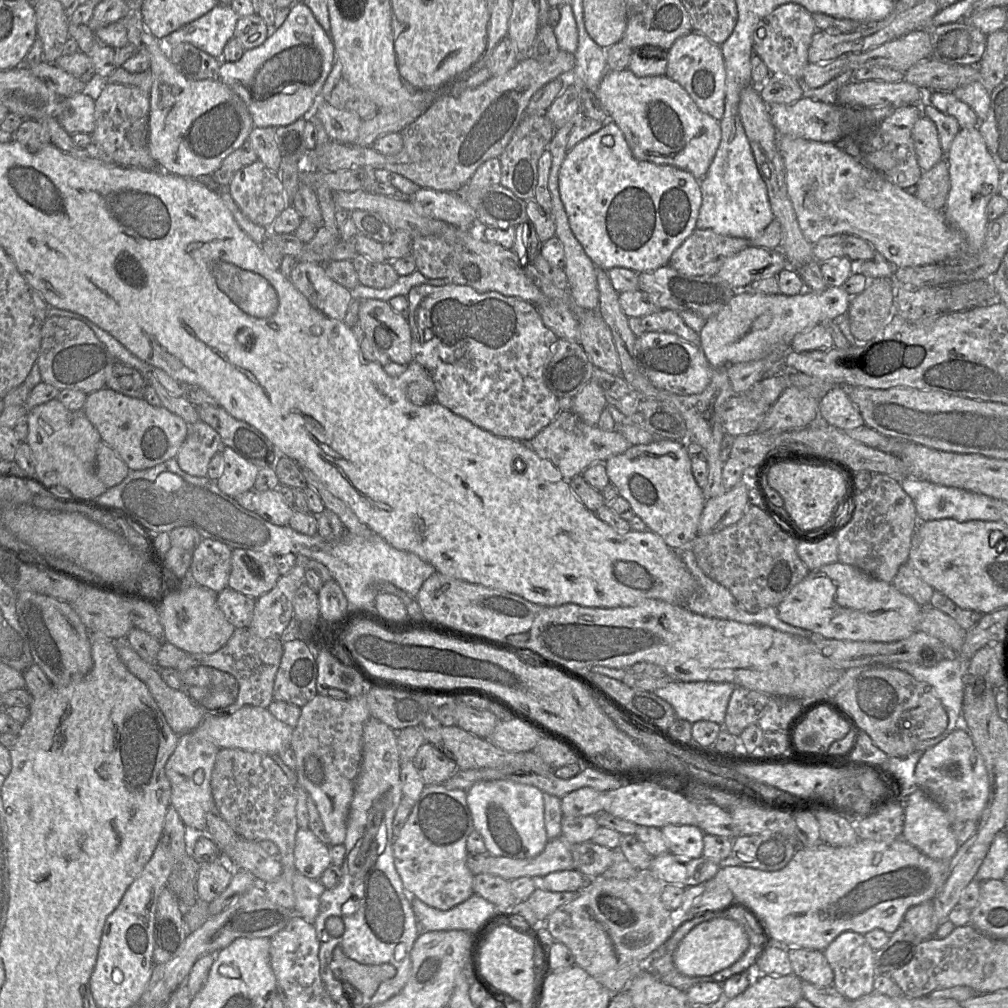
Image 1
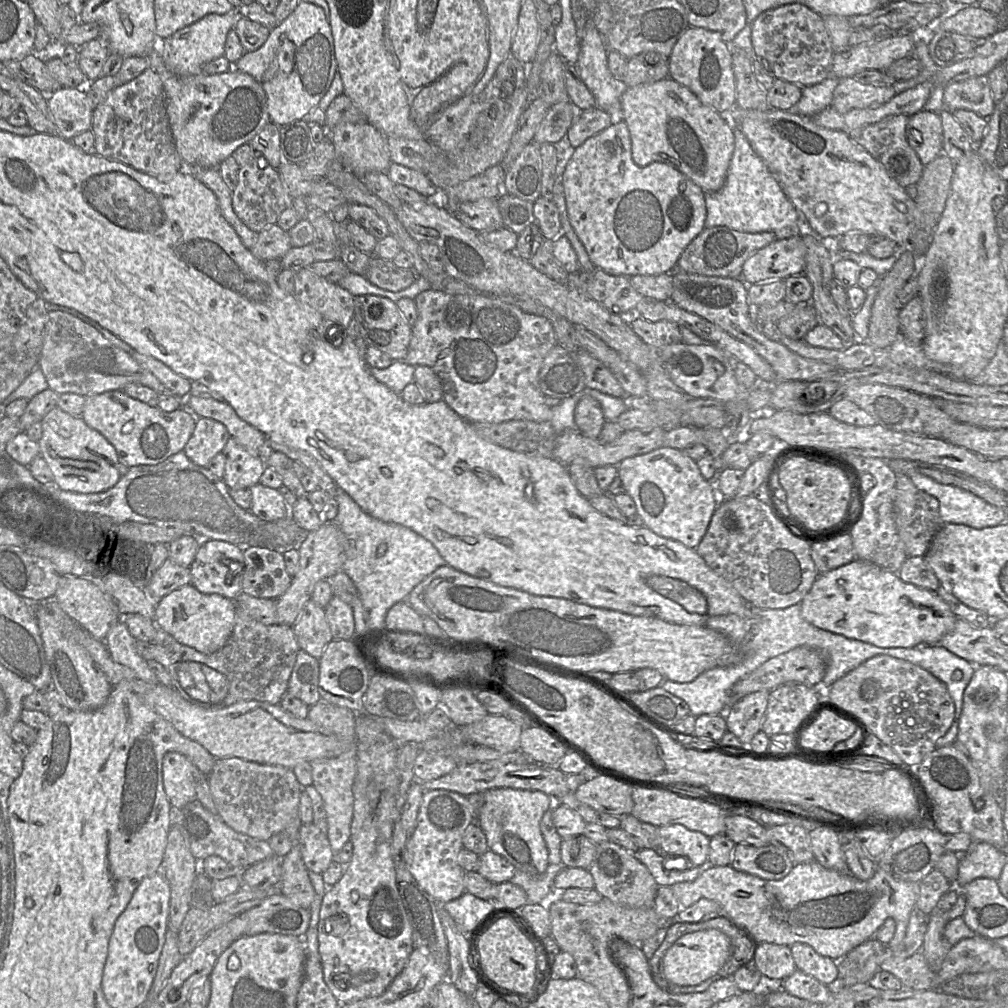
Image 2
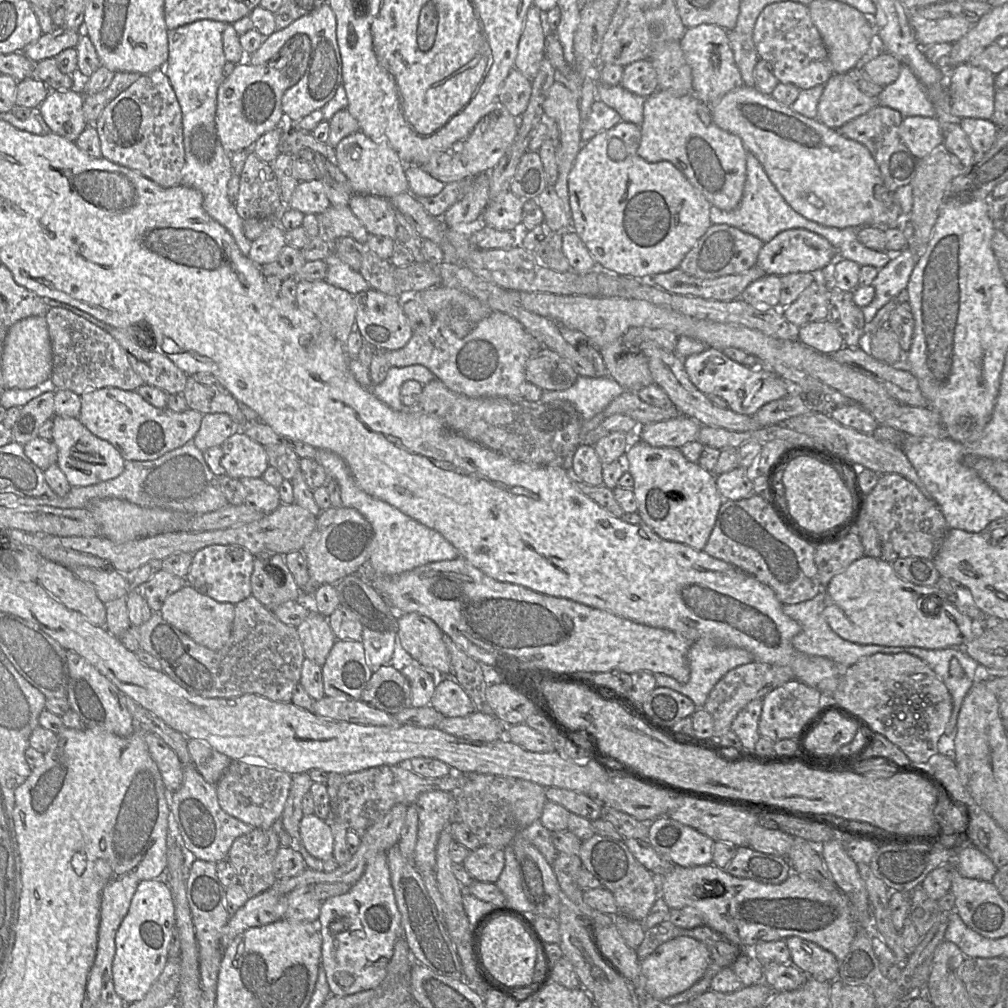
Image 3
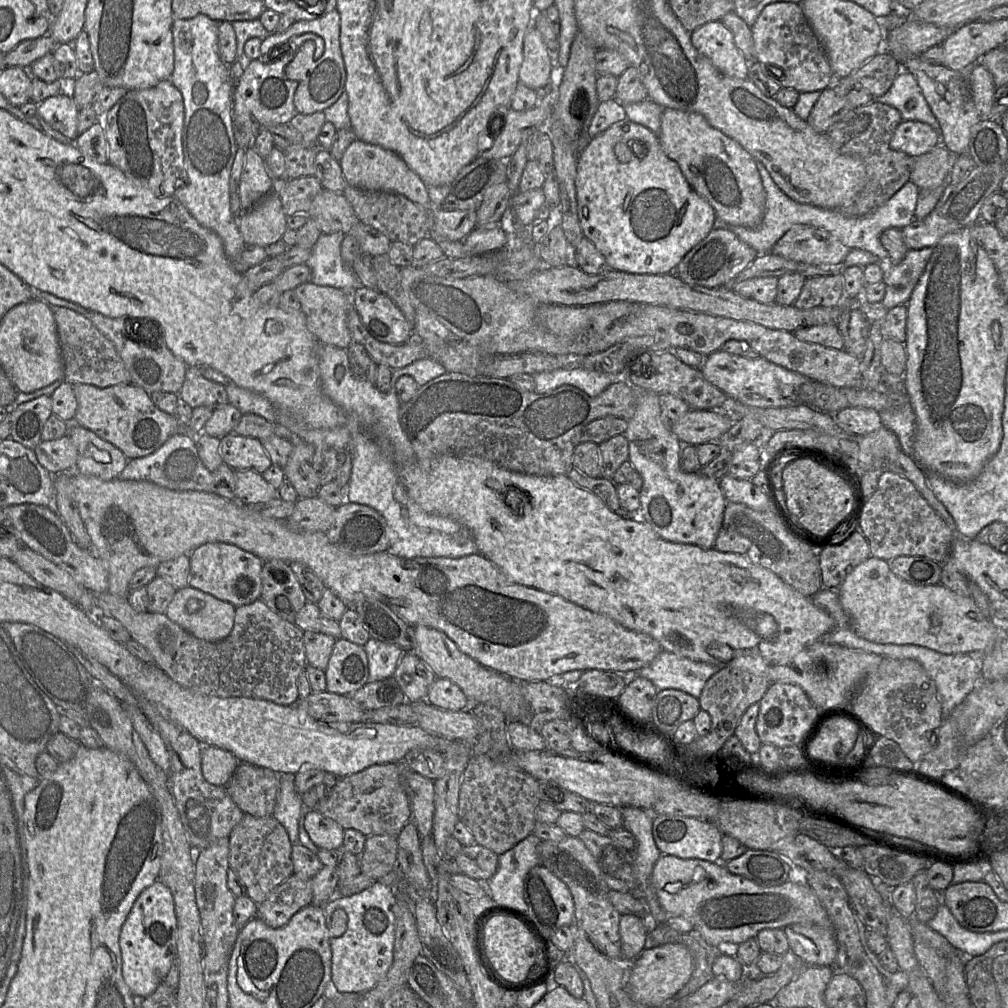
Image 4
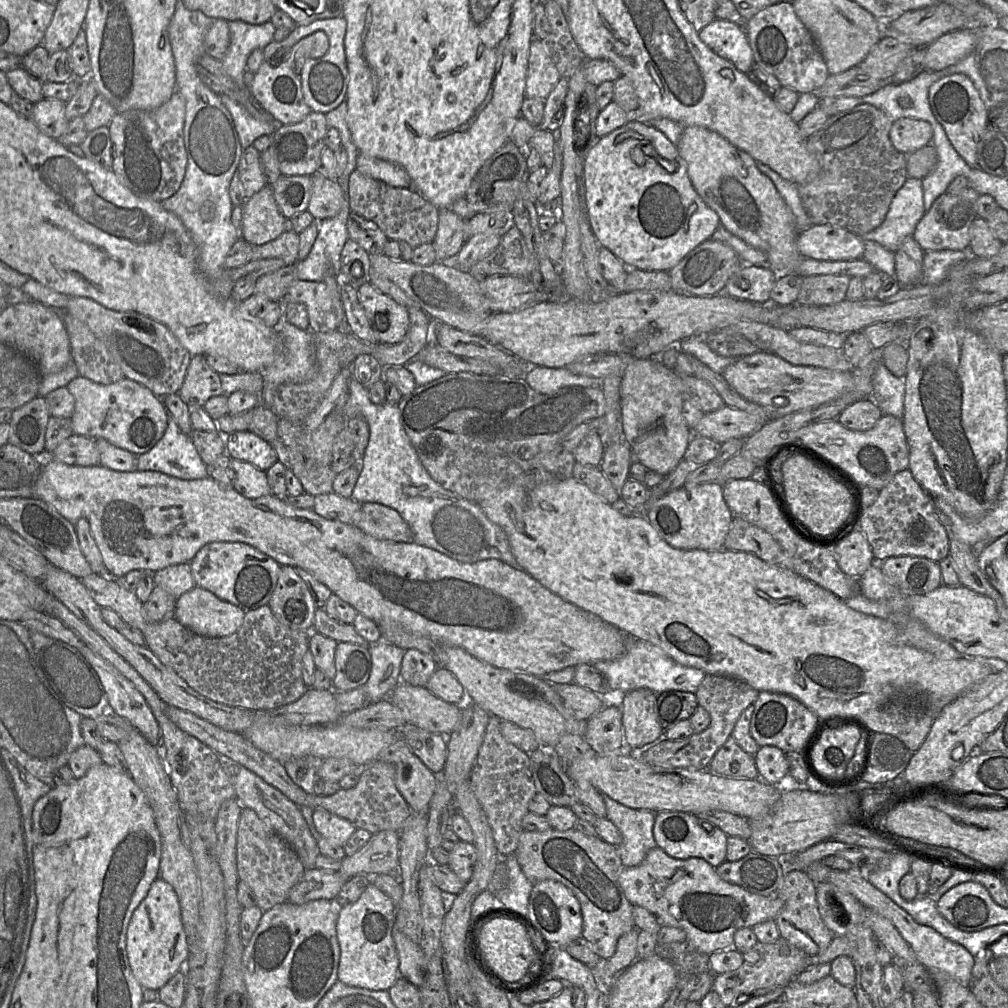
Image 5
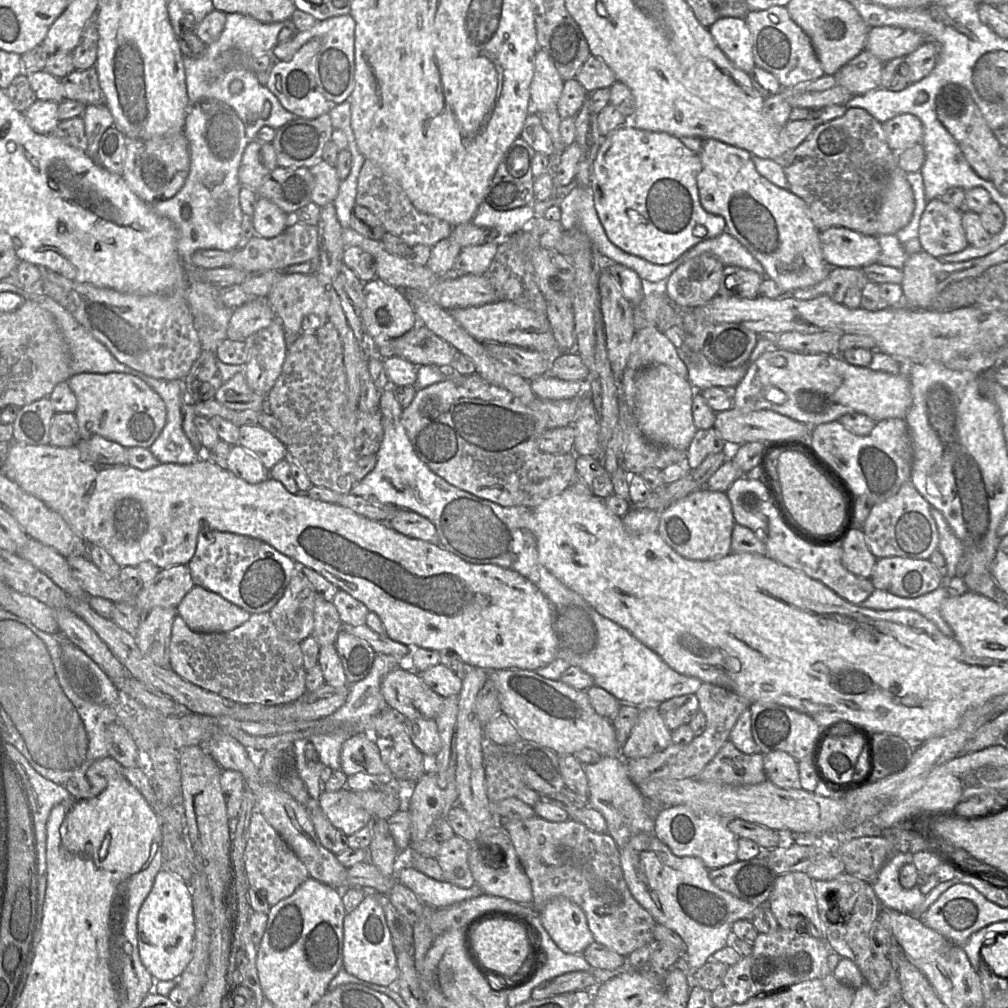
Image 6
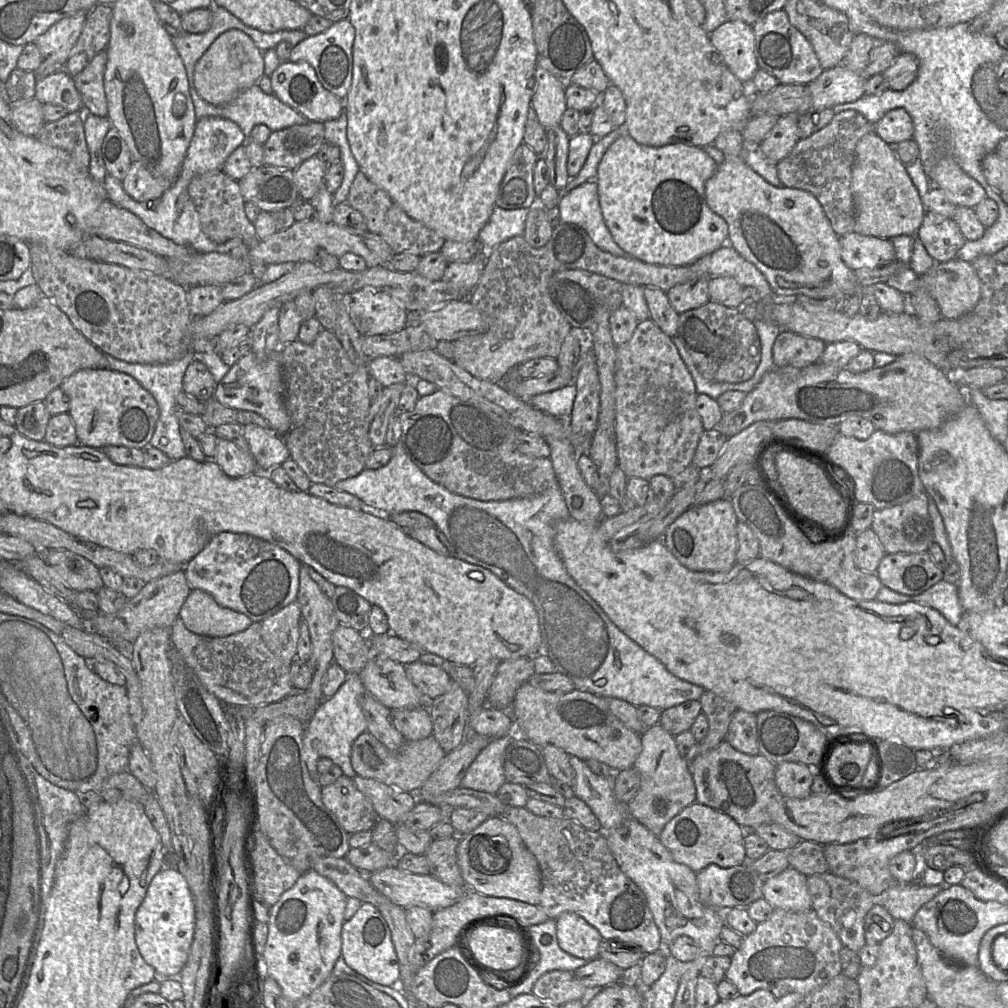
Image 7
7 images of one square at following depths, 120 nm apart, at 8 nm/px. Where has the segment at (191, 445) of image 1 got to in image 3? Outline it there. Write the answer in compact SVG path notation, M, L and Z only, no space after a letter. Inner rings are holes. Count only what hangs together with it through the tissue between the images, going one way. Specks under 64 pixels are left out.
M225 413L203 414L199 430L192 442L201 452L204 452L210 447L221 446L238 430L237 424Z

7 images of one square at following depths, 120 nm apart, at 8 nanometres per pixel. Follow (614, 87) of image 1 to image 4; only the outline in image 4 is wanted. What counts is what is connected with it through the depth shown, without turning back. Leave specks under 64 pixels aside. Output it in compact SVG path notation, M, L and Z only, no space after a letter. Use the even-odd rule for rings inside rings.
M665 108L657 134L665 154L679 165L691 188L714 209L724 222L757 227L764 216L766 195L755 159L735 140L713 128L696 112Z

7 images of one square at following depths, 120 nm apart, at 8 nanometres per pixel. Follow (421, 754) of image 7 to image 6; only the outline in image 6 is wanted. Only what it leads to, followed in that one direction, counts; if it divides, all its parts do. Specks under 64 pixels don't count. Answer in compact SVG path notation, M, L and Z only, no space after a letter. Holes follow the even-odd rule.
M360 733L349 737L341 748L341 771L347 776L365 773L376 776L380 781L393 781L392 772L382 761L377 745L369 733Z

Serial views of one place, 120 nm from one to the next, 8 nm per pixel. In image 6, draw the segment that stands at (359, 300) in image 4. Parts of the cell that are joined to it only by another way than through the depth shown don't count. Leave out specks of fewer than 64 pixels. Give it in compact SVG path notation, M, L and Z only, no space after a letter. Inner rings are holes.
M374 278L363 285L364 307L359 312L363 331L368 341L393 340L418 324L418 318L404 292Z

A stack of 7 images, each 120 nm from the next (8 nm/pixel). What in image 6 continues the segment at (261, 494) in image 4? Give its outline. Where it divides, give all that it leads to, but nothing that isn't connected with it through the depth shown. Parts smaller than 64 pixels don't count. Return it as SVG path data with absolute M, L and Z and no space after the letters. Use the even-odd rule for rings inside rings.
M239 445L230 447L226 459L226 470L250 484L258 484L268 479L270 471L255 455Z

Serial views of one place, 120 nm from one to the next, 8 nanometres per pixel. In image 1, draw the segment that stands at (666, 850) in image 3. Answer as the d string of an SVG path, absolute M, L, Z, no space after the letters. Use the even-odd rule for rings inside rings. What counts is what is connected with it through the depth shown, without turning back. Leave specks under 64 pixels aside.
M666 825L661 832L668 851L676 856L699 858L703 853L703 831L696 825Z

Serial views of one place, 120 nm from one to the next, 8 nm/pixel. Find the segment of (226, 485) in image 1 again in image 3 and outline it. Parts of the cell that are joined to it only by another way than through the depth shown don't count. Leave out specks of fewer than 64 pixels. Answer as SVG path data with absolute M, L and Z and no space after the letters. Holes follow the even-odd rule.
M238 430L220 446L221 465L233 479L260 478L269 466L265 448Z

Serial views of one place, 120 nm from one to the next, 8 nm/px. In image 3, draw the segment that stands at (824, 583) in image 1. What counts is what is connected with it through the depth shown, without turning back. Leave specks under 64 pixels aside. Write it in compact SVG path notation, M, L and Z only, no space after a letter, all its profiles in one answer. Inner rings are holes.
M863 556L857 559L831 579L824 587L824 593L824 618L836 634L853 643L924 649L963 648L980 633L980 628L984 628L962 614L936 585L920 586L905 581L896 574L892 563L881 558Z

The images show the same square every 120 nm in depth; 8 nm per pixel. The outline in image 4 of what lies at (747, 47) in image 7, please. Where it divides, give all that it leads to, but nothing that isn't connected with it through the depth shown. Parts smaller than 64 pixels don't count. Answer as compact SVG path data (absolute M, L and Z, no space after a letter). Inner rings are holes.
M709 21L690 33L691 43L721 73L748 79L749 63L734 43L732 32L722 21Z

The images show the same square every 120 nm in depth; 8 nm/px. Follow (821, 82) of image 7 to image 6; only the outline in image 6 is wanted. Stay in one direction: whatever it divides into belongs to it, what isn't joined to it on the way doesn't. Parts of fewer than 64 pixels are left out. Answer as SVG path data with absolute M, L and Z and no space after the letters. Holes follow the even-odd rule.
M864 50L843 65L833 77L852 95L861 95L881 87L883 65L877 57Z

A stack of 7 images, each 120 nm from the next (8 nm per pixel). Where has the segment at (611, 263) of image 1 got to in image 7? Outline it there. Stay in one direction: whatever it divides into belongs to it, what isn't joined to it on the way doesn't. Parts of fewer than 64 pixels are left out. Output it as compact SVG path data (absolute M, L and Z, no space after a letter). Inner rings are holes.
M623 133L619 136L606 150L597 167L597 191L599 204L603 219L609 229L613 240L627 254L639 259L645 263L660 266L684 266L689 265L708 255L728 242L728 224L727 222L714 213L705 200L705 183L713 176L717 170L718 164L704 150L704 148L688 145L685 143L669 144L661 147L651 147L637 143L630 135Z

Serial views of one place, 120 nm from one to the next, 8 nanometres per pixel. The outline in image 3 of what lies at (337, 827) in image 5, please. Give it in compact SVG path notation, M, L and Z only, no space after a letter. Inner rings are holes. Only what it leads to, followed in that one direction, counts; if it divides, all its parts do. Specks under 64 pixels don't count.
M314 813L305 815L300 822L300 839L313 857L324 861L333 856L334 836L330 821L322 820Z

